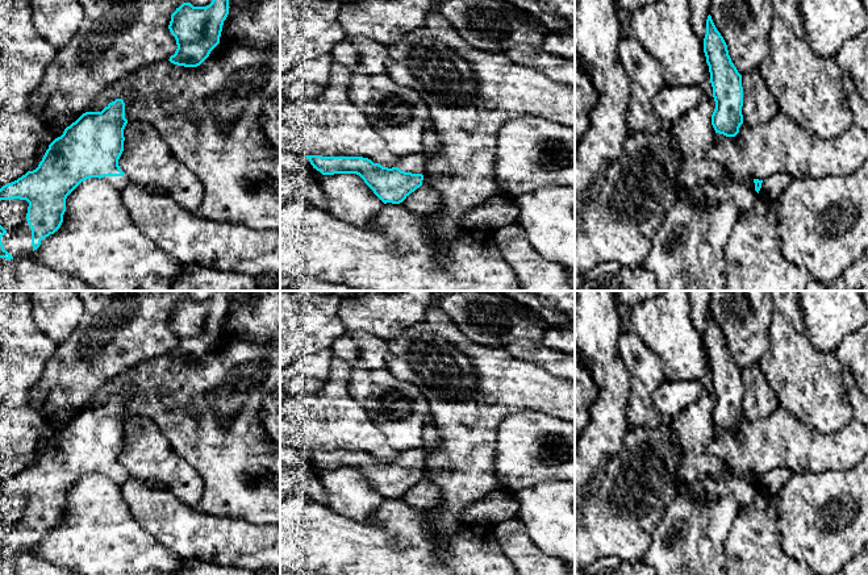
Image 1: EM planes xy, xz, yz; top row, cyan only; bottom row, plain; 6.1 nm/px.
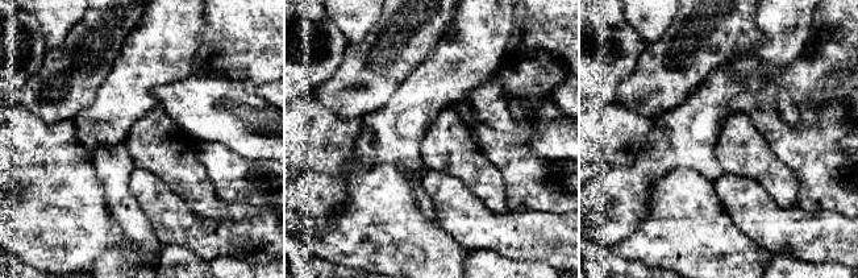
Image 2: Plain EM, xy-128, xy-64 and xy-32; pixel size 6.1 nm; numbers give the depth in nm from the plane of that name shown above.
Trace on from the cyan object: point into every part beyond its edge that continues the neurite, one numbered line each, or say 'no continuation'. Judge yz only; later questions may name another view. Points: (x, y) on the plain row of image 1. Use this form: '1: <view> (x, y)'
1: yz (745, 475)

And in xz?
1: xz (414, 458)

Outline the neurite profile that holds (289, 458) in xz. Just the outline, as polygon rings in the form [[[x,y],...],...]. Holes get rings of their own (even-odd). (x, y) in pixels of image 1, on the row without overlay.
[[[280,447],[280,467],[285,468],[308,468],[317,475],[322,471],[309,457],[305,450]]]

